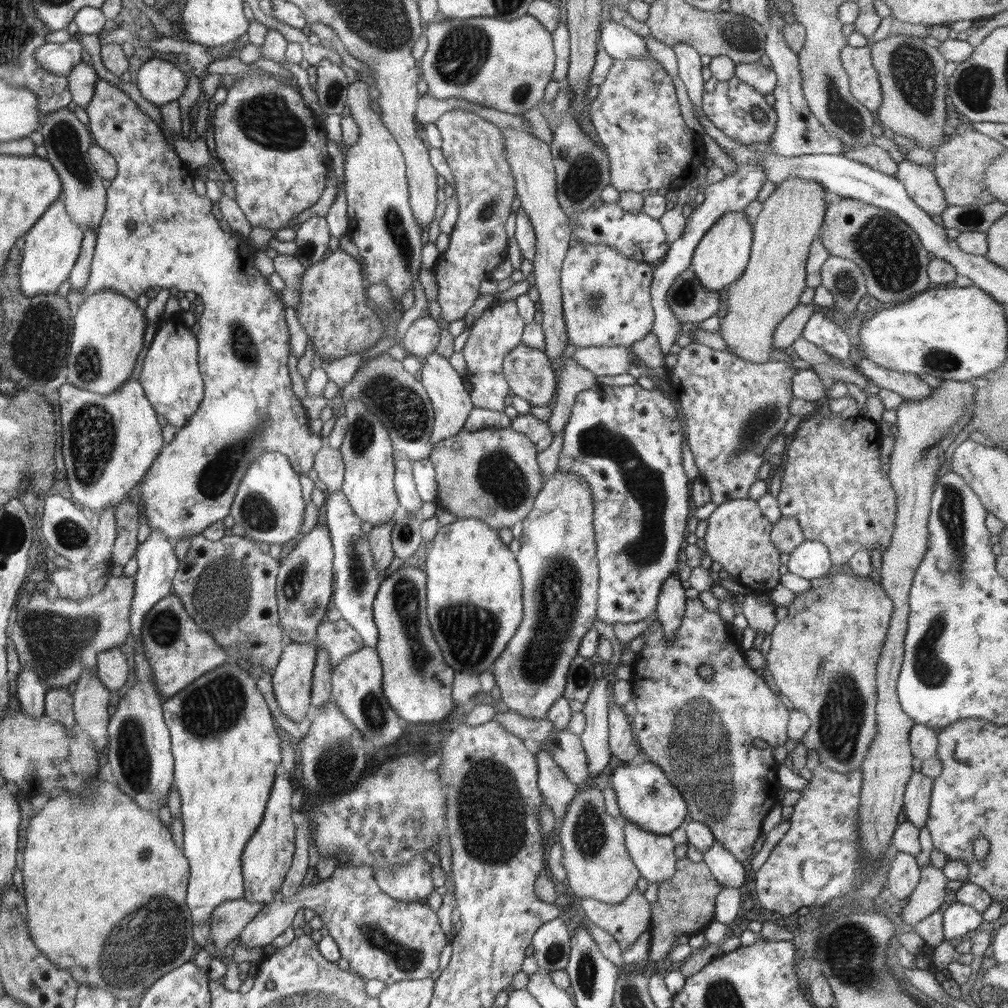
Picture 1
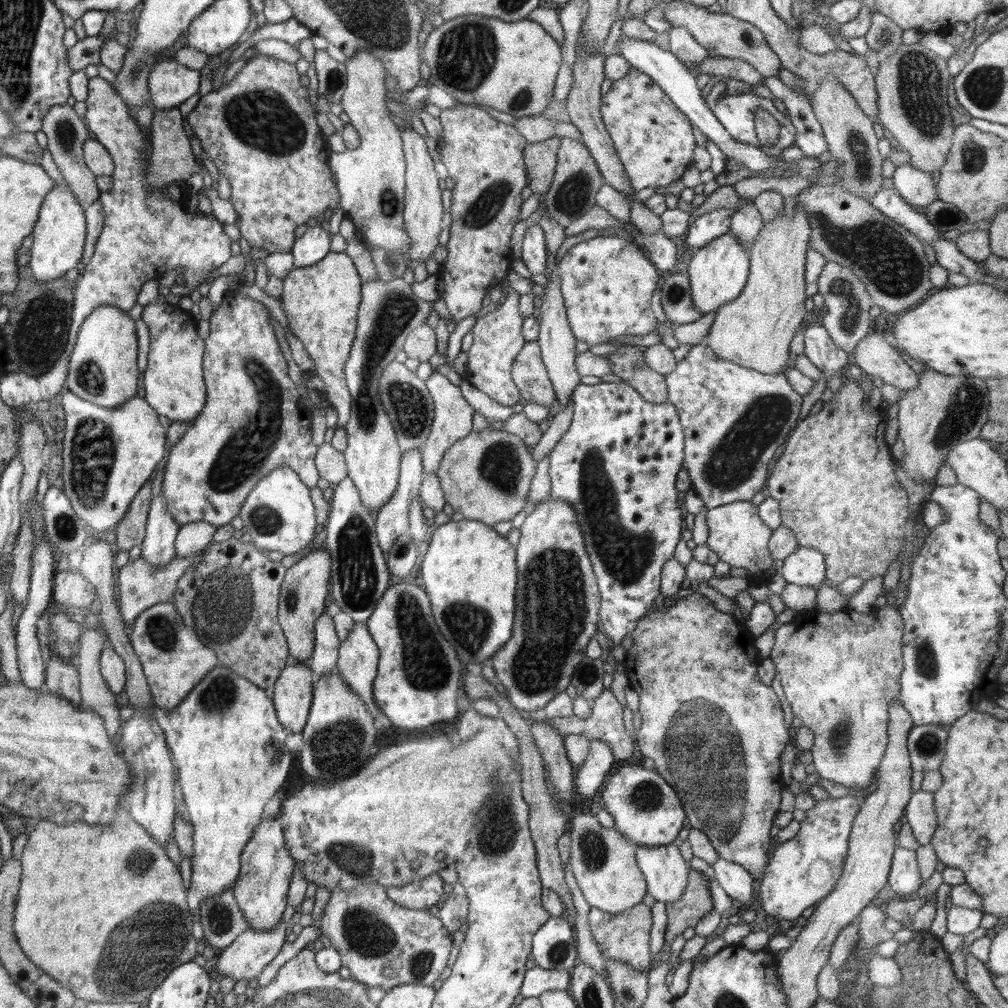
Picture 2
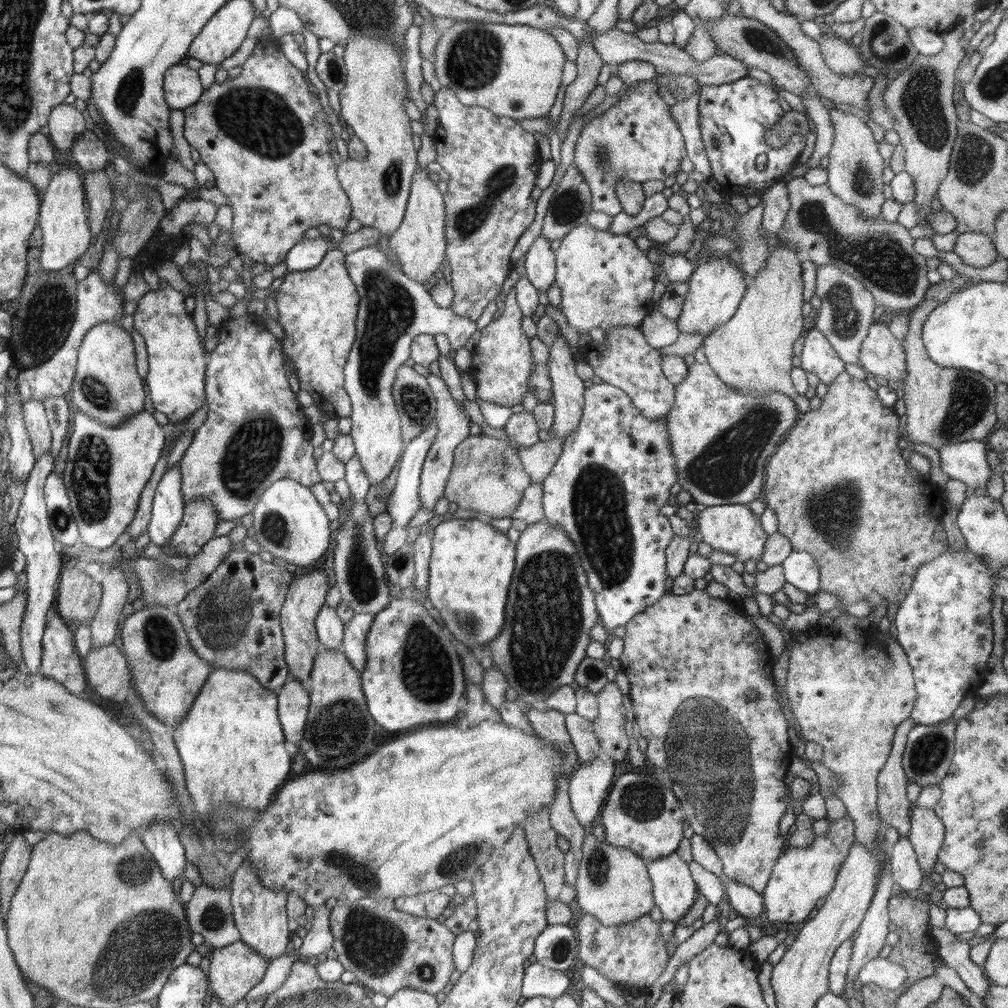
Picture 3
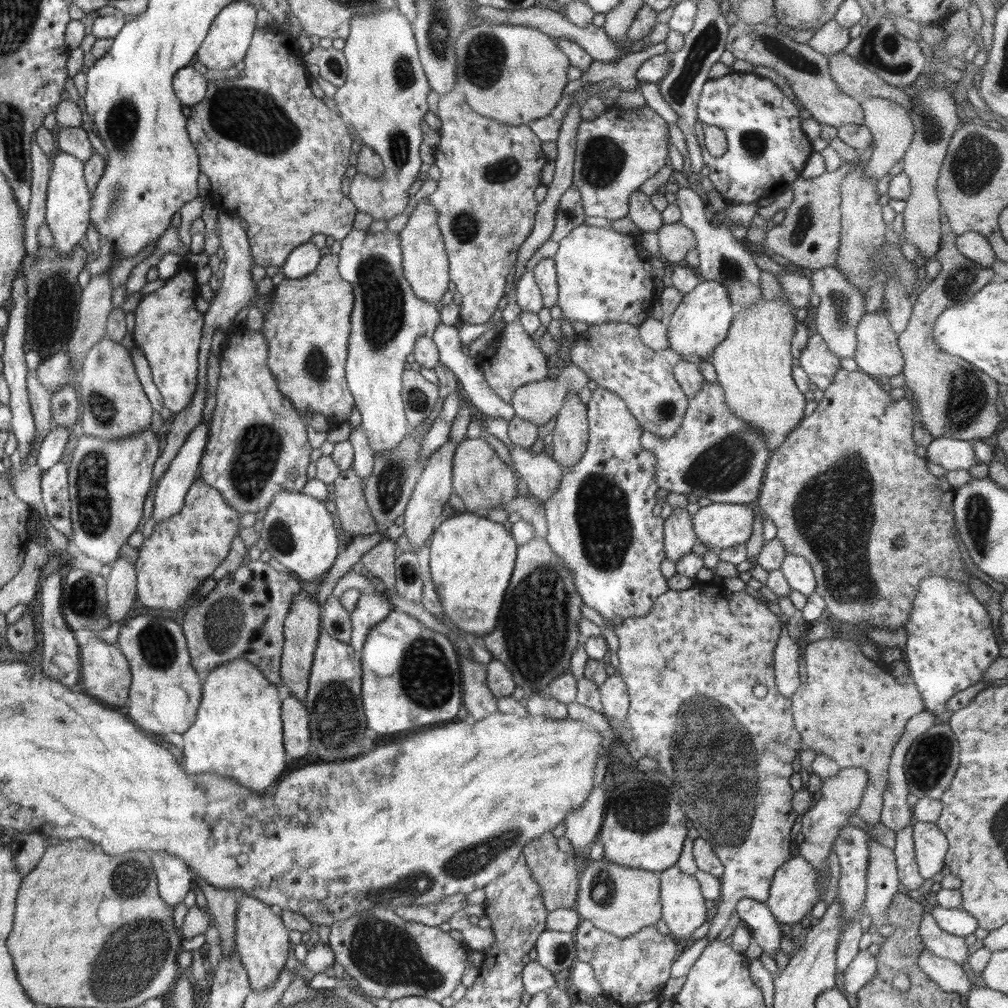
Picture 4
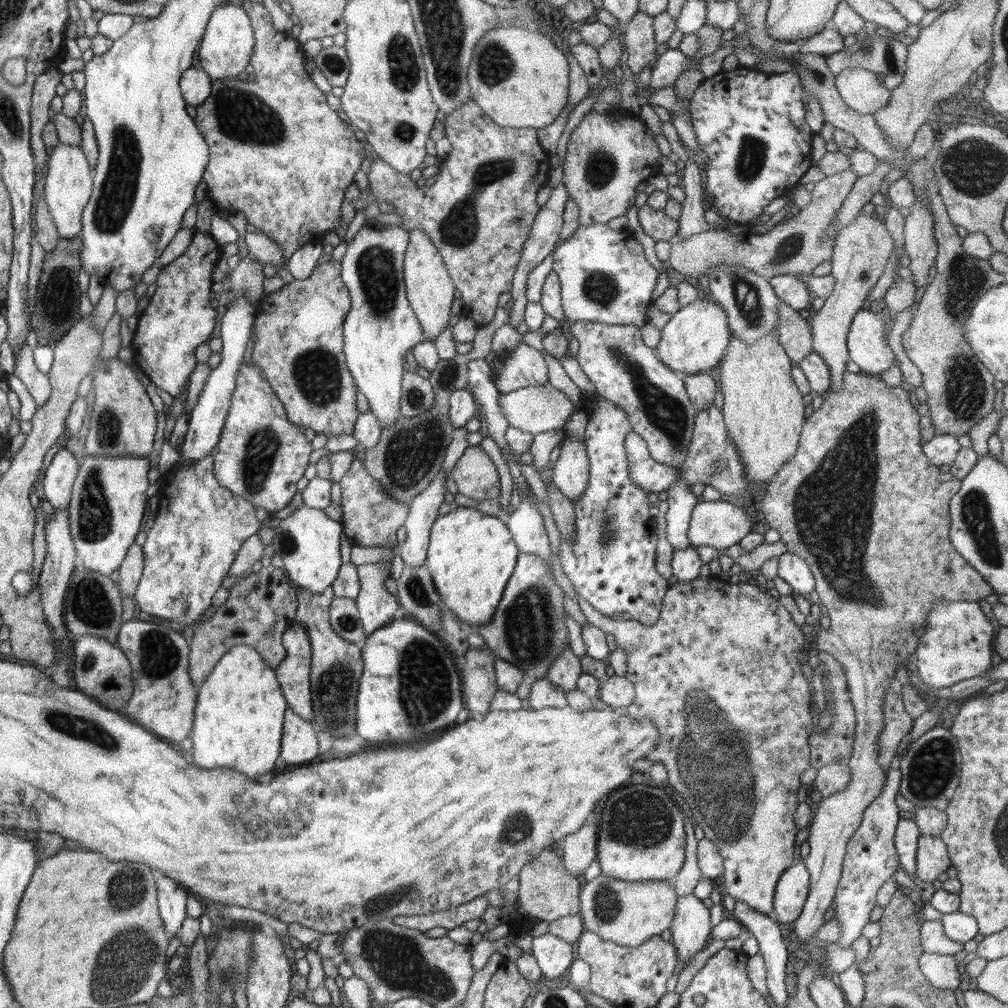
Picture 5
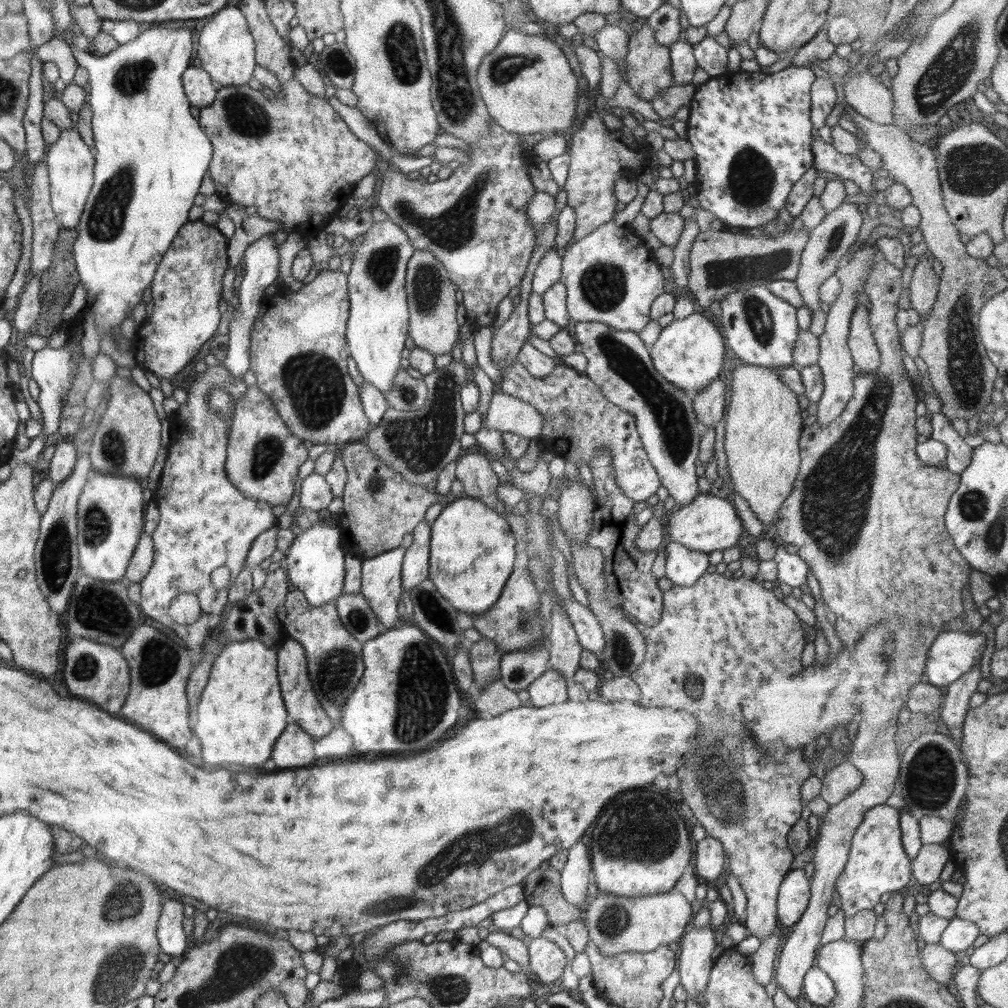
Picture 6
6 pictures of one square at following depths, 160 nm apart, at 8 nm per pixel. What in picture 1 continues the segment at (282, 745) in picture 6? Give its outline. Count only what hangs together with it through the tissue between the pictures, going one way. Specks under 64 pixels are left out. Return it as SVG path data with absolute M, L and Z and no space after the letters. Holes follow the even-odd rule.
M287 640L280 661L272 673L272 686L274 686L274 696L278 701L278 706L294 722L306 720L307 712L310 710L311 682L316 656L317 651L314 643L300 644Z

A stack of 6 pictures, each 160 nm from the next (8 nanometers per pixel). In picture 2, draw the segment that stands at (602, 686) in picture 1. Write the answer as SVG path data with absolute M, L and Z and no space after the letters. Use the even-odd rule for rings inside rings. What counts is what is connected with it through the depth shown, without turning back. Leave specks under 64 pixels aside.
M590 740L589 753L586 761L576 774L576 798L578 800L598 800L602 786L608 779L612 766L617 761L610 745L598 740Z

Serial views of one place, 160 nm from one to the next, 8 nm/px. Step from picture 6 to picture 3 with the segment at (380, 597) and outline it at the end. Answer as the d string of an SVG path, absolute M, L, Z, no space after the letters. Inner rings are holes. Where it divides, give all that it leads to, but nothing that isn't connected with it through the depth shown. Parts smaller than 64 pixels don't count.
M354 613L344 626L341 651L360 676L368 664L366 640L374 617L375 615L370 613Z

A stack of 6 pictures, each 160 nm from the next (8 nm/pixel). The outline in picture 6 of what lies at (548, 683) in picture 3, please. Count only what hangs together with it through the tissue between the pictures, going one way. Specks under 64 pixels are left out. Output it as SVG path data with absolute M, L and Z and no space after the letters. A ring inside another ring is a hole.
M527 567L516 568L508 577L502 596L485 613L472 614L473 628L482 637L492 640L502 654L528 652L528 649L544 646L547 642L548 621L539 613L541 597Z

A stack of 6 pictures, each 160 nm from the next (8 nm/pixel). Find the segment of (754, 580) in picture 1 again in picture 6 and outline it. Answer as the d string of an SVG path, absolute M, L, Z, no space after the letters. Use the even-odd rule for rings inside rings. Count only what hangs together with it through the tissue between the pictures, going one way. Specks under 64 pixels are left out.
M720 489L710 493L699 492L691 503L674 509L665 527L668 541L678 542L690 550L706 554L736 546L745 530L732 499Z

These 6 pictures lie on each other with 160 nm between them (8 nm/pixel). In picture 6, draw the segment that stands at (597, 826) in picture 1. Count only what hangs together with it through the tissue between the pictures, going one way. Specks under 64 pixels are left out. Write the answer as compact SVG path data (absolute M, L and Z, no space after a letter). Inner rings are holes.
M676 890L666 894L655 894L654 896L614 896L607 892L601 892L595 898L587 900L584 910L583 921L589 932L591 940L602 954L614 956L622 952L654 952L659 946L667 946L672 942L680 943L685 930L692 918L691 904Z

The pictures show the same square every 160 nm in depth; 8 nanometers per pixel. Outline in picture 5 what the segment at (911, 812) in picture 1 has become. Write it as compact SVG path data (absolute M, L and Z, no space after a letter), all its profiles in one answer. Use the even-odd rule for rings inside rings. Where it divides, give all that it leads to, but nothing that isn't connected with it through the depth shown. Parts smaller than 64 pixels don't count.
M921 834L917 842L917 871L915 875L924 881L934 881L951 866L947 846L938 836Z

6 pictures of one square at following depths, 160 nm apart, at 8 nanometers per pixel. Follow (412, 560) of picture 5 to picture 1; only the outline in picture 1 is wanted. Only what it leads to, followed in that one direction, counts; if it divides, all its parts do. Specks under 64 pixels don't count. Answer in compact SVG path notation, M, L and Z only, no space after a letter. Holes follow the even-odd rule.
M436 350L430 355L424 358L421 366L421 378L420 382L429 394L434 412L435 422L429 441L431 444L438 444L445 438L450 438L455 434L462 431L464 423L470 414L471 410L474 410L473 402L470 395L463 383L464 378L461 377L452 366L450 361L442 355L438 354Z

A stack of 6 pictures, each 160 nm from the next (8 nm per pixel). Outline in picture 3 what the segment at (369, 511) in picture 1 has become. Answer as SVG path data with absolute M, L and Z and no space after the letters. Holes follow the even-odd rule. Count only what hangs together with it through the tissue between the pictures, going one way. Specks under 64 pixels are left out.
M377 244L345 254L345 265L360 298L355 320L356 340L343 370L345 389L351 400L349 435L371 485L379 485L398 464L405 449L392 385L398 368L411 358L412 341L419 334L445 334L455 352L477 331L477 324L459 317L450 307L438 306L428 290L408 278L401 267L393 265Z

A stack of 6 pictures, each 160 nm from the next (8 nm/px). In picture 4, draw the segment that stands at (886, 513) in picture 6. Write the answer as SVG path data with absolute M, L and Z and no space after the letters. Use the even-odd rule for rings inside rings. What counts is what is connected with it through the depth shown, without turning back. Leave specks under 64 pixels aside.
M840 369L832 379L832 384L824 391L817 408L810 416L804 416L796 429L788 435L784 444L773 451L766 465L761 491L758 497L758 508L766 513L777 528L775 538L780 539L787 554L802 556L811 564L817 582L815 592L825 602L825 607L834 618L851 625L862 625L867 622L870 627L897 631L906 625L913 609L913 602L918 594L919 584L927 576L945 576L968 585L971 574L963 562L961 543L955 529L955 514L953 511L954 487L946 477L936 477L928 472L927 459L918 456L916 443L912 439L914 415L908 399L894 400L890 393L884 391L879 382L869 374ZM844 768L838 771L836 777L823 780L824 784L819 790L822 794L816 804L811 806L802 819L800 840L795 844L795 853L803 856L819 872L817 882L821 888L820 899L823 899L830 880L830 867L828 856L833 850L833 844L840 830L850 825L848 819L857 814L865 788L868 782L868 774L864 768Z

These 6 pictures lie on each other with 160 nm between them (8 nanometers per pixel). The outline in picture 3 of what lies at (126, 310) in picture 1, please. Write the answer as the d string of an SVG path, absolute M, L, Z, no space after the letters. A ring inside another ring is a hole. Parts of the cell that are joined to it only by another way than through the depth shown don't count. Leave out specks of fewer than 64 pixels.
M101 322L84 335L75 377L68 393L75 410L95 418L106 427L118 427L133 414L144 409L144 385L136 371L134 343L121 324Z

